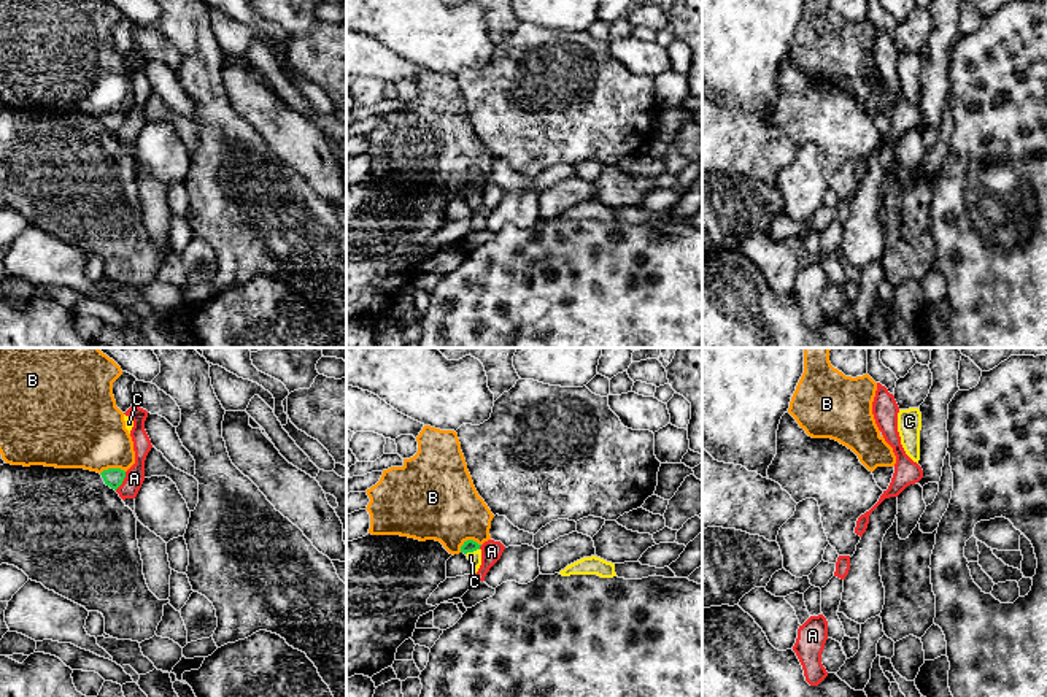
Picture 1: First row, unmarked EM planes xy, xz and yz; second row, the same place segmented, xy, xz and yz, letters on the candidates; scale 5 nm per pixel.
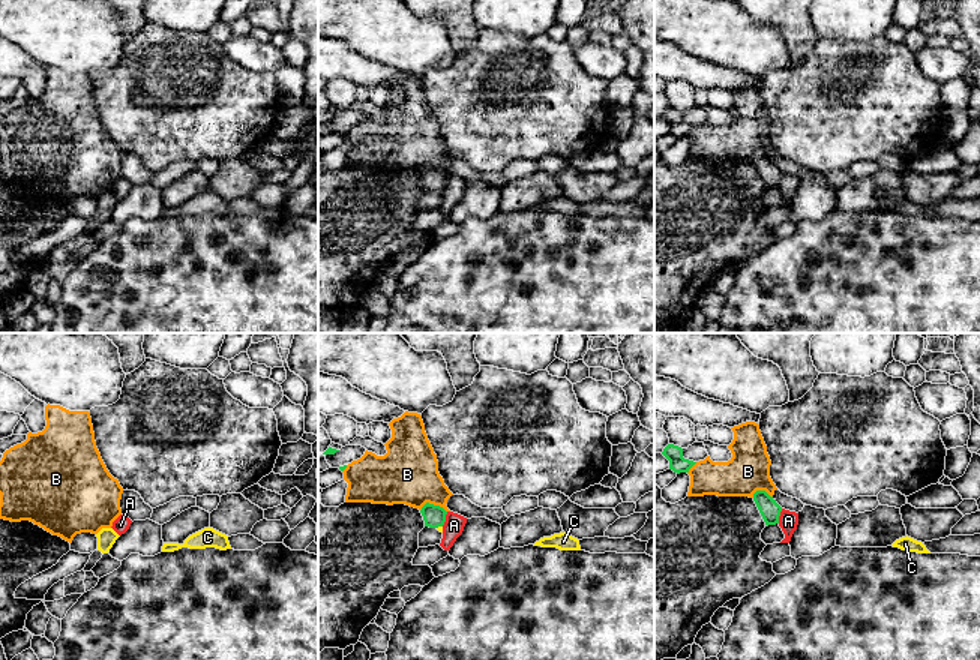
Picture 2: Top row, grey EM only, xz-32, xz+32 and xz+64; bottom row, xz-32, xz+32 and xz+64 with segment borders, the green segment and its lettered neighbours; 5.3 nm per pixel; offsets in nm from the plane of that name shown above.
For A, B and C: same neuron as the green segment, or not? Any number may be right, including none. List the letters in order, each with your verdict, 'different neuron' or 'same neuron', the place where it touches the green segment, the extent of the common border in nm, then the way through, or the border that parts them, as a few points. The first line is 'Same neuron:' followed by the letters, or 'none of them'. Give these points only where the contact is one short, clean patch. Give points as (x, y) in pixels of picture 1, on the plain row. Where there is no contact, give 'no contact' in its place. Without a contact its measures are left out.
Same neuron: C
A: different neuron; contact xy (121, 126); length 110 nm; border xy (126, 116), (126, 121), (115, 134)
B: different neuron; contact xz (467, 184); length 120 nm
C: same neuron; contact xz (472, 196); length 80 nm; way xz (469, 191), (472, 196), (475, 202)

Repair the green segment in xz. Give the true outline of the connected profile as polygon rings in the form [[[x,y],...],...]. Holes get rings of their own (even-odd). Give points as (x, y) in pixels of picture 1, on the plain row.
[[[467,184],[461,191],[461,197],[464,197],[467,200],[467,203],[472,206],[473,218],[477,218],[480,210],[481,210],[481,194],[480,194],[480,191],[481,189],[478,189],[473,184]]]

